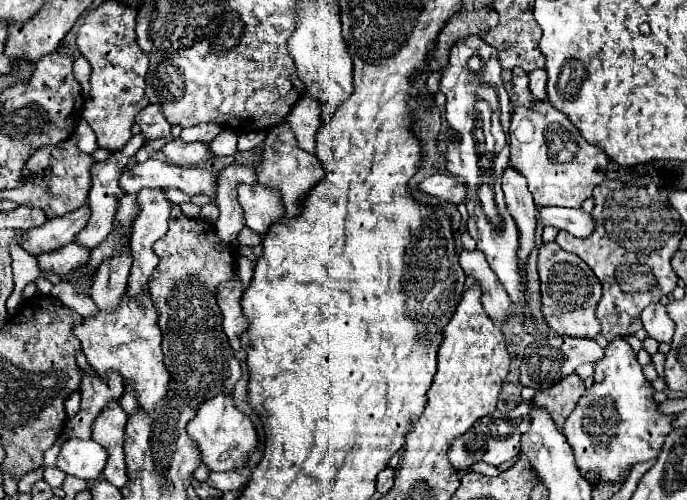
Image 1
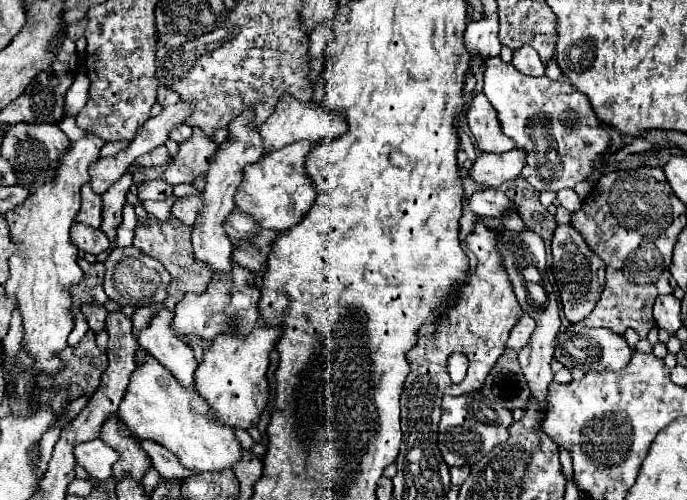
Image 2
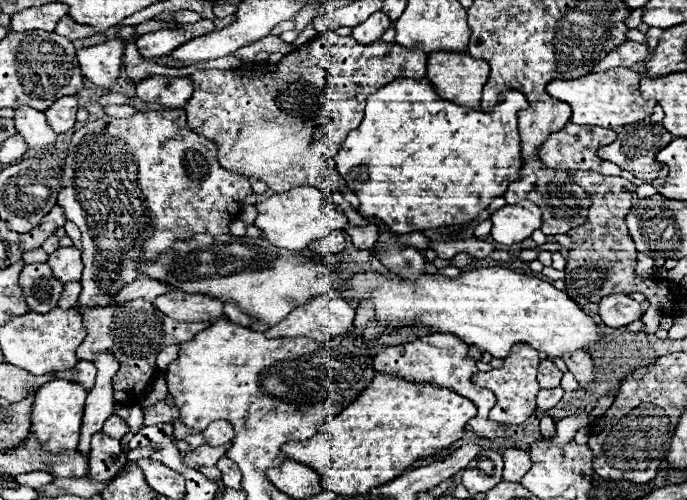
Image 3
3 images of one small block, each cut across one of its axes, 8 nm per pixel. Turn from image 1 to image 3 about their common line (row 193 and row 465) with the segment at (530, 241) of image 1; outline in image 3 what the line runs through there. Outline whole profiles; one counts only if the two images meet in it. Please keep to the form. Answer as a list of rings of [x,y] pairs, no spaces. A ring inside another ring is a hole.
[[[518,448],[502,450],[502,460],[504,460],[504,480],[506,482],[520,482],[526,470],[530,468],[528,452],[518,450]]]

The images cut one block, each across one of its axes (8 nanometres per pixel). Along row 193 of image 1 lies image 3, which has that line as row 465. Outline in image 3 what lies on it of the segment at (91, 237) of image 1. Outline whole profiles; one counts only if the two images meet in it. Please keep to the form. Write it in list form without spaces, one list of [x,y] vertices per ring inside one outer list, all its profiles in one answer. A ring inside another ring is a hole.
[[[96,432],[92,436],[92,448],[88,460],[90,460],[88,476],[98,482],[114,478],[124,468],[124,464],[128,464],[128,458],[120,448],[120,440],[114,440],[104,432]]]

